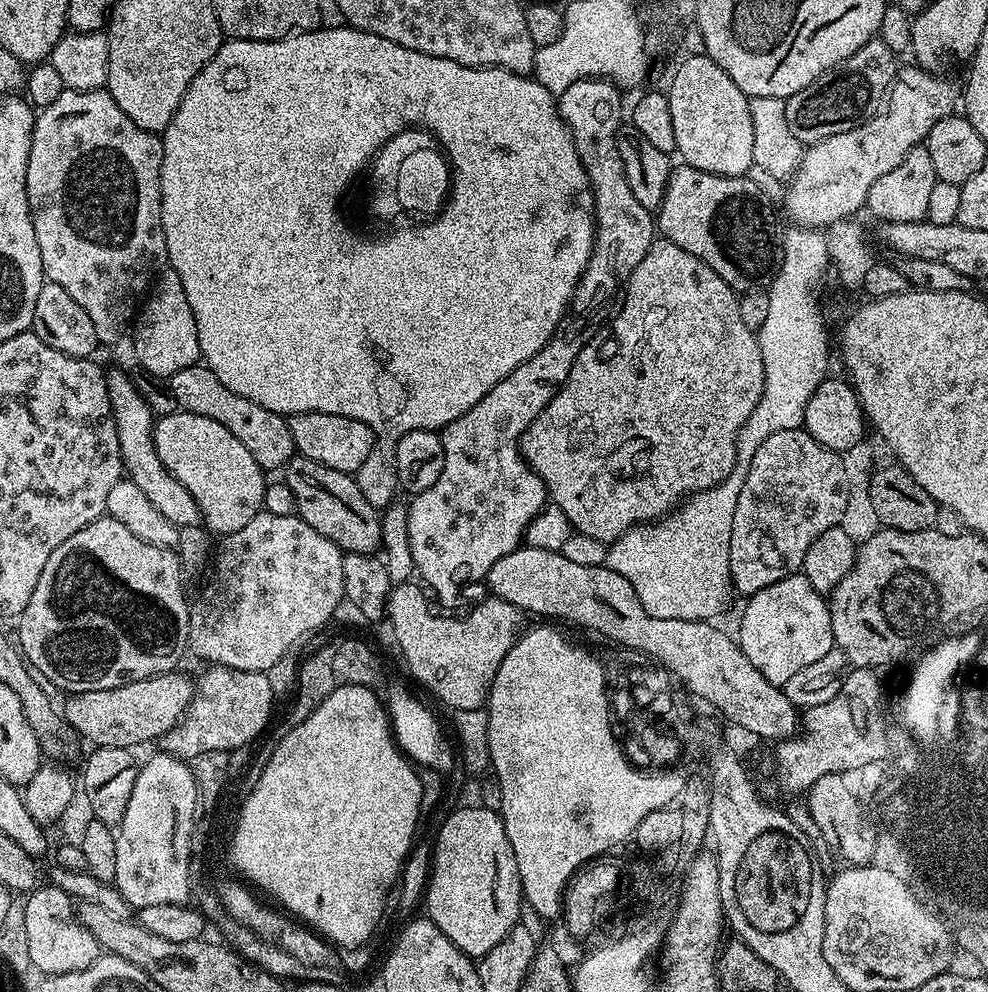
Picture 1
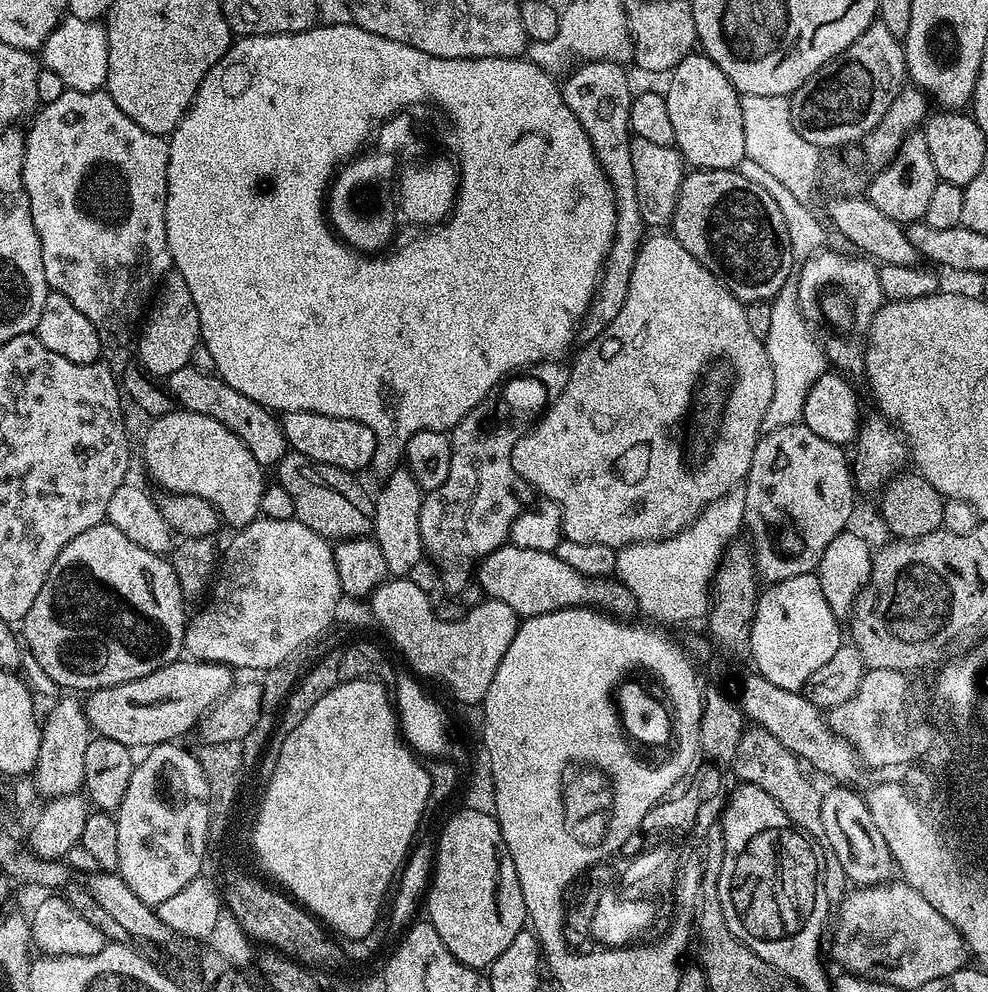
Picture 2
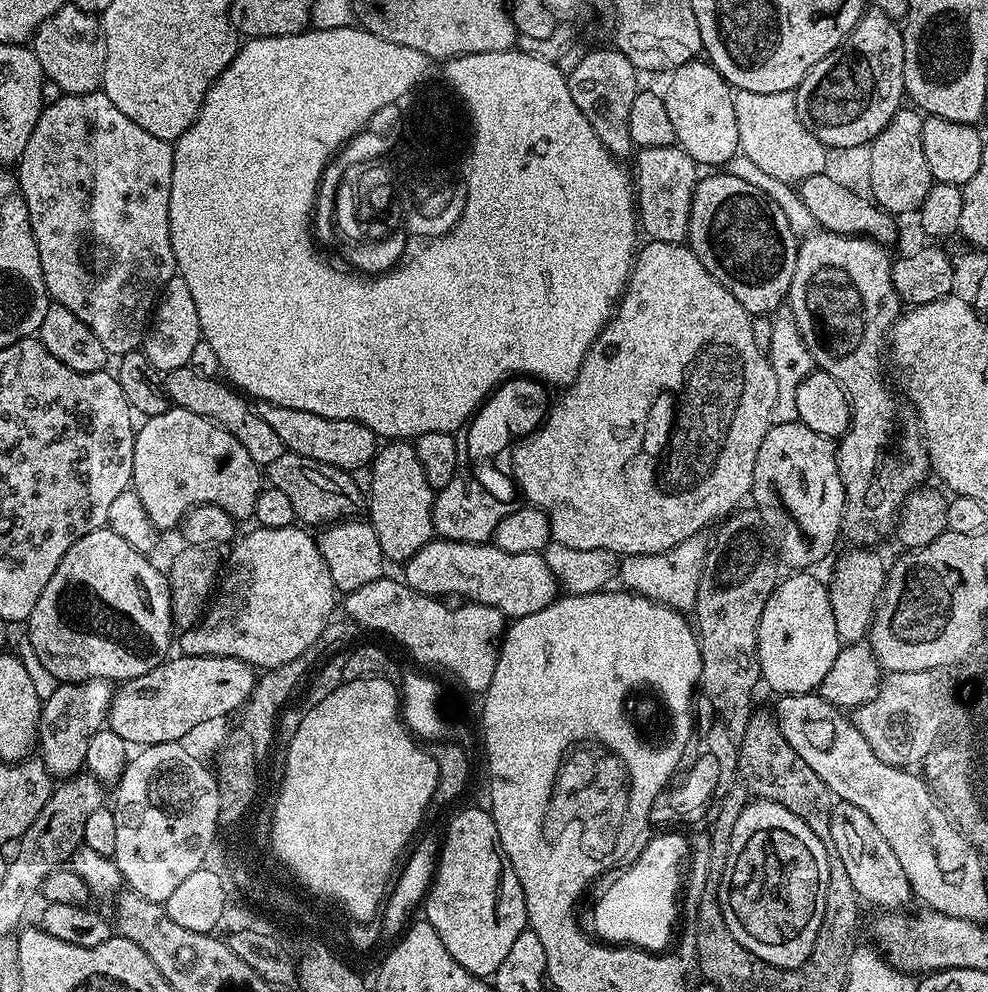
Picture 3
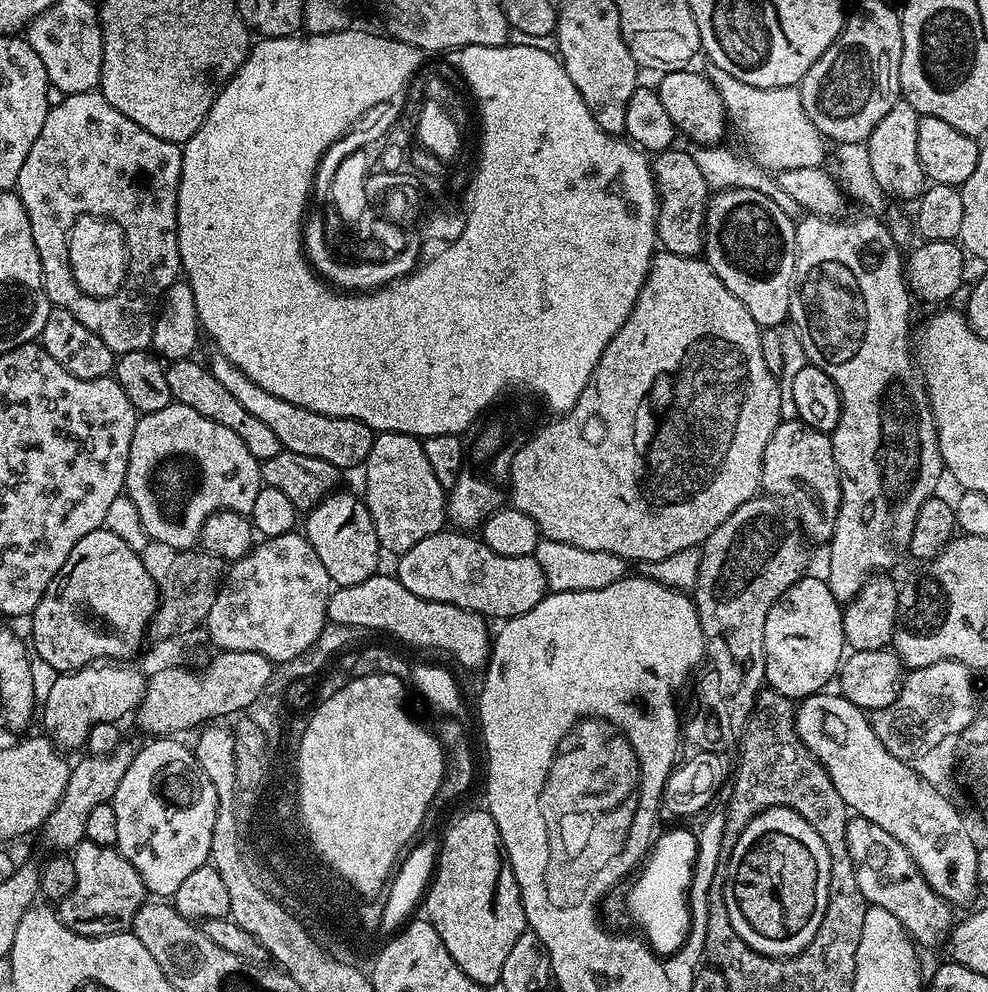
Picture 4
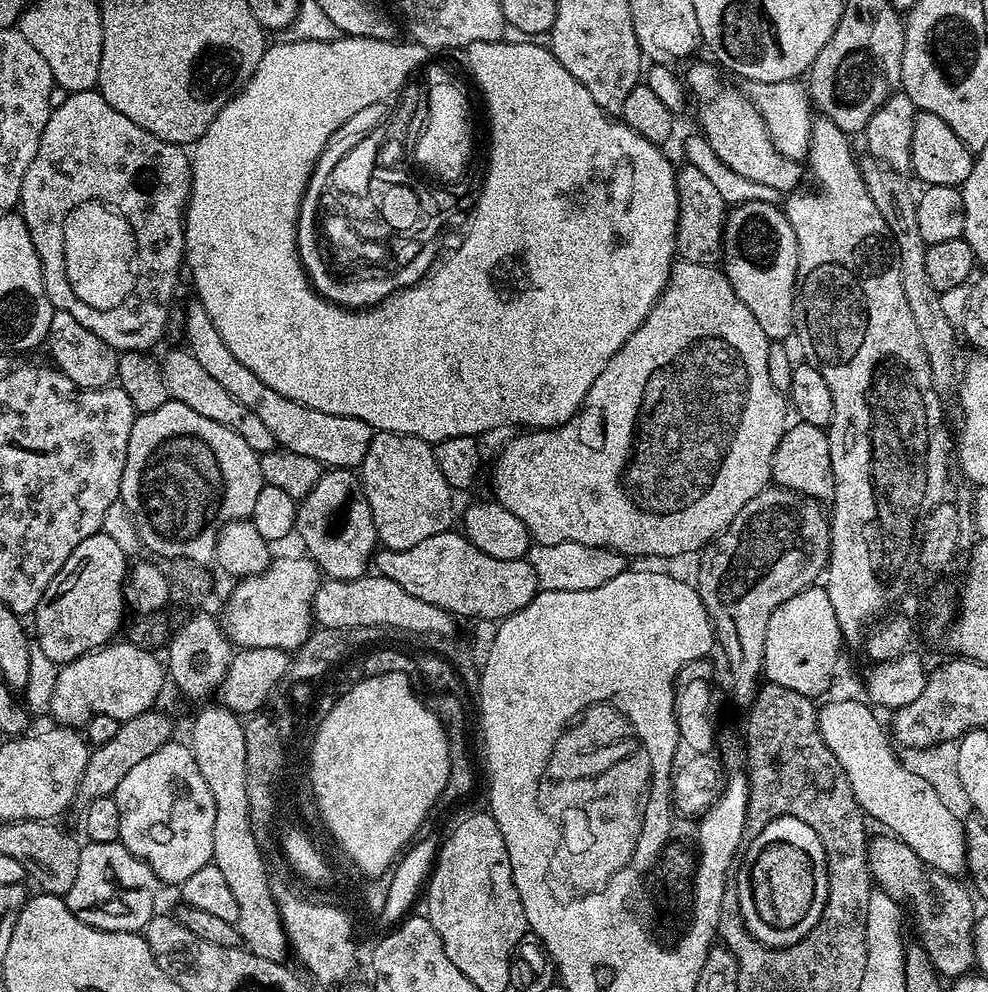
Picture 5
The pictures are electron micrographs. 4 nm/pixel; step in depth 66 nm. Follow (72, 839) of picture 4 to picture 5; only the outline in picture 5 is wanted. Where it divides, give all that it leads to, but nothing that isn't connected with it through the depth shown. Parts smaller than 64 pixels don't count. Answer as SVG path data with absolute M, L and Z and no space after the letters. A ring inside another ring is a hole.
M149 710L123 721L114 738L89 751L86 770L82 770L82 782L78 793L81 801L87 802L94 798L113 795L118 790L118 782L122 782L122 778L126 778L126 774L130 774L130 770L138 766L138 762L150 758L154 750L158 750L173 739L171 718L164 712L156 711Z

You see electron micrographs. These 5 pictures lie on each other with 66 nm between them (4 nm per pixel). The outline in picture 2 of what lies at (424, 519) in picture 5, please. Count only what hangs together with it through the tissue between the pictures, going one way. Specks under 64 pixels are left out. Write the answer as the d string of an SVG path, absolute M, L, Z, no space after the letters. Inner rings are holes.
M397 467L390 475L383 477L384 485L380 493L375 493L374 526L371 535L376 541L378 550L382 550L382 559L386 561L389 577L408 578L412 571L425 559L420 533L420 507L424 501L418 482L407 467Z

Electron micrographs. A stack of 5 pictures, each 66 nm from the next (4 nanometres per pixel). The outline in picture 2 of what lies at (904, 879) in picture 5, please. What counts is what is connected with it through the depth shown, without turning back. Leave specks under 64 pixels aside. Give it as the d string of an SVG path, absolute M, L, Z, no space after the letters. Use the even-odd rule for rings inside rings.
M832 786L823 793L821 802L822 826L826 826L827 847L831 855L842 862L842 870L856 886L875 886L885 883L894 872L892 851L882 838L882 830L874 826L874 818L863 795L851 792L848 786Z

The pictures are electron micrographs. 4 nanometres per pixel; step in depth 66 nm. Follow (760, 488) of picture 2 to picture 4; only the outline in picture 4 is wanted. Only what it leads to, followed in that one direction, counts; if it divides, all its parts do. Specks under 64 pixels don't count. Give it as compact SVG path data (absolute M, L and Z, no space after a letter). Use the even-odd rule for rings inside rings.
M799 418L781 420L774 434L770 434L770 442L766 444L760 487L773 498L784 498L780 496L792 496L795 492L805 492L812 500L824 500L824 512L814 501L802 501L798 520L809 541L831 541L832 525L835 524L836 514L840 510L840 476L836 472L832 437L829 433L814 430L806 426Z

